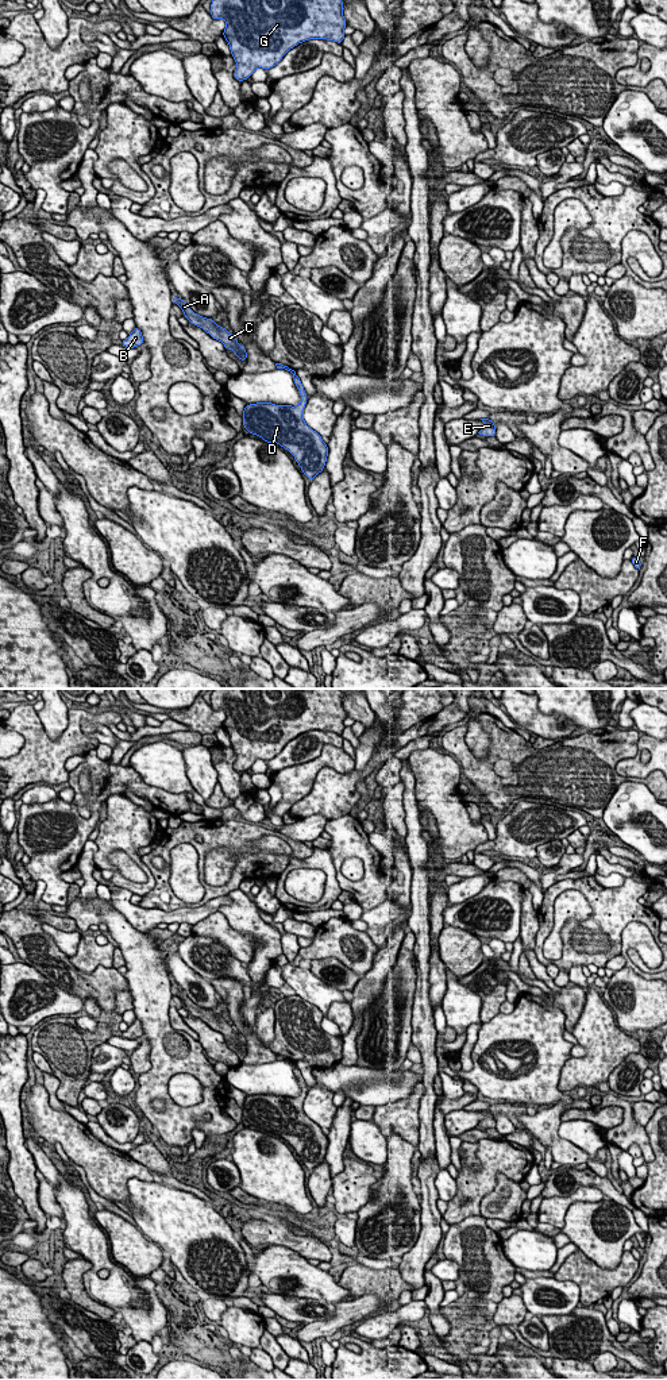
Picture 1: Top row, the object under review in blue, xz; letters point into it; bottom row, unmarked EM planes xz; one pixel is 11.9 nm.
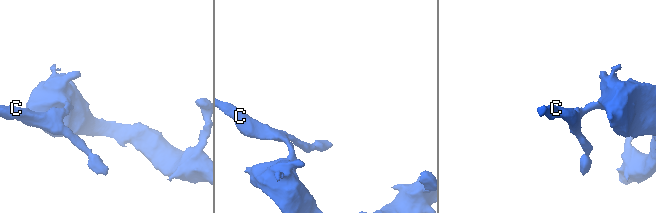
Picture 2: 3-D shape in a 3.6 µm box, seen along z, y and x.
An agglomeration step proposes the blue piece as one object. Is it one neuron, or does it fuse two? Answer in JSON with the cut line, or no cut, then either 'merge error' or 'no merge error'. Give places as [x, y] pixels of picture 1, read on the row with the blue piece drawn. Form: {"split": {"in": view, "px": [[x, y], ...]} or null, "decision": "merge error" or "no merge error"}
{"split": null, "decision": "no merge error"}

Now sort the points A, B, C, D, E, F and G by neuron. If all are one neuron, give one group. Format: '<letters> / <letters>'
A B C D E F G

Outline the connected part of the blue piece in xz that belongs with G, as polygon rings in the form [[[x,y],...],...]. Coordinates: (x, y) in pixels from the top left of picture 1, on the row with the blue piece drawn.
[[[212,0],[211,16],[225,22],[223,36],[236,62],[234,78],[244,81],[258,69],[271,69],[298,43],[309,39],[343,42],[347,22],[343,0]]]

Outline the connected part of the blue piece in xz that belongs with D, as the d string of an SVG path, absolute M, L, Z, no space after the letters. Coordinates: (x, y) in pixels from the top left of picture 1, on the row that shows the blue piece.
M275 363L275 366L293 374L294 383L301 394L300 404L296 406L271 402L248 404L243 410L243 428L269 444L277 443L288 450L308 479L313 481L325 467L328 446L304 421L308 397L301 379L288 366L282 363Z

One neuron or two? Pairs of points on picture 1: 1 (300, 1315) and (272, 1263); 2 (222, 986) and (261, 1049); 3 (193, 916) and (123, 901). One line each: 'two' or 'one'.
1: one
2: one
3: one

